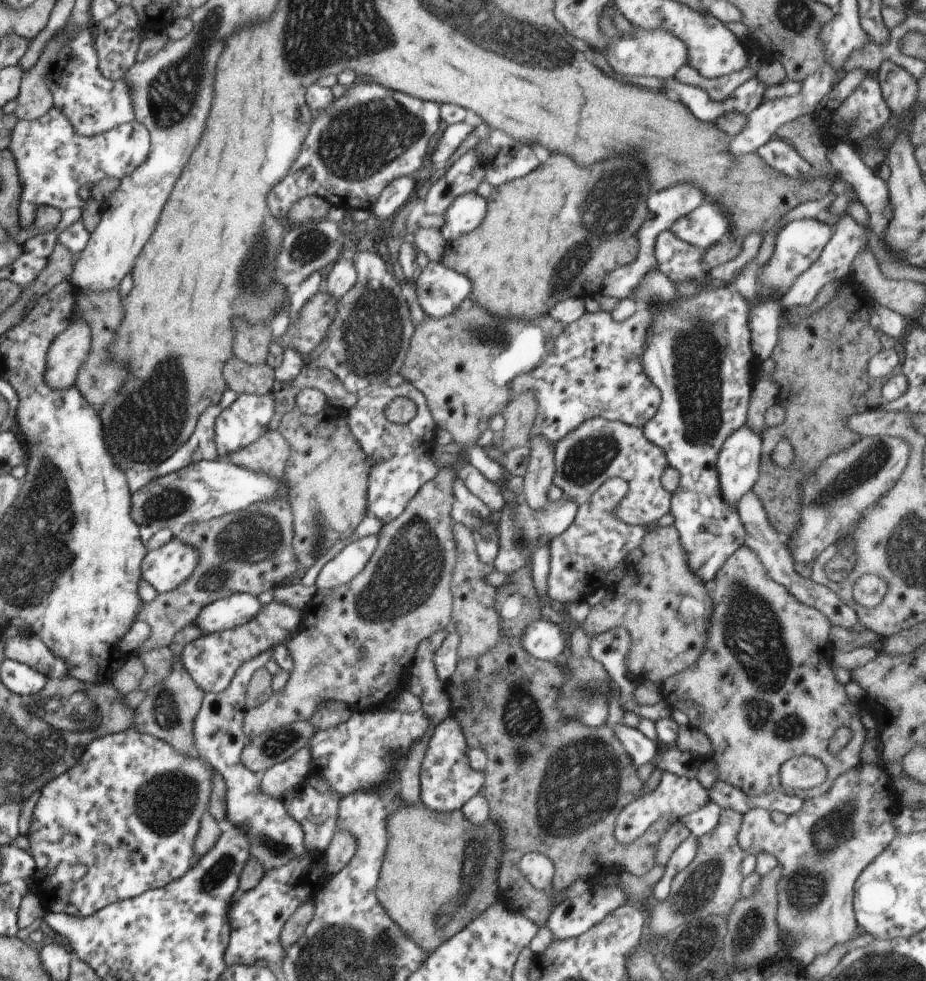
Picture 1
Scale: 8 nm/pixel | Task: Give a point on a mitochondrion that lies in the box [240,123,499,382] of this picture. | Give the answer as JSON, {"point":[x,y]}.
{"point":[307,246]}

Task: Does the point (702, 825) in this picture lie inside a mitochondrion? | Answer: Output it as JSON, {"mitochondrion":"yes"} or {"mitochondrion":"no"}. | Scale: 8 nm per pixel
{"mitochondrion":"no"}

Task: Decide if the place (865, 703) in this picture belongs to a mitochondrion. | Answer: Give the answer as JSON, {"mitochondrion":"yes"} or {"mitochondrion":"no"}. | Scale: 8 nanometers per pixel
{"mitochondrion":"no"}

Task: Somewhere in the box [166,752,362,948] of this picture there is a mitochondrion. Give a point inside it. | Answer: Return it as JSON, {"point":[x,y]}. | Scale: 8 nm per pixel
{"point":[219,873]}

